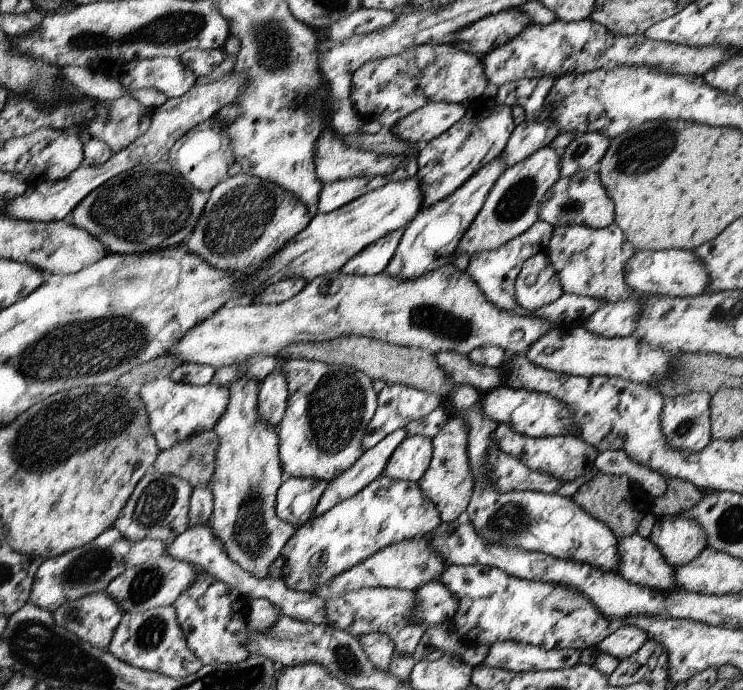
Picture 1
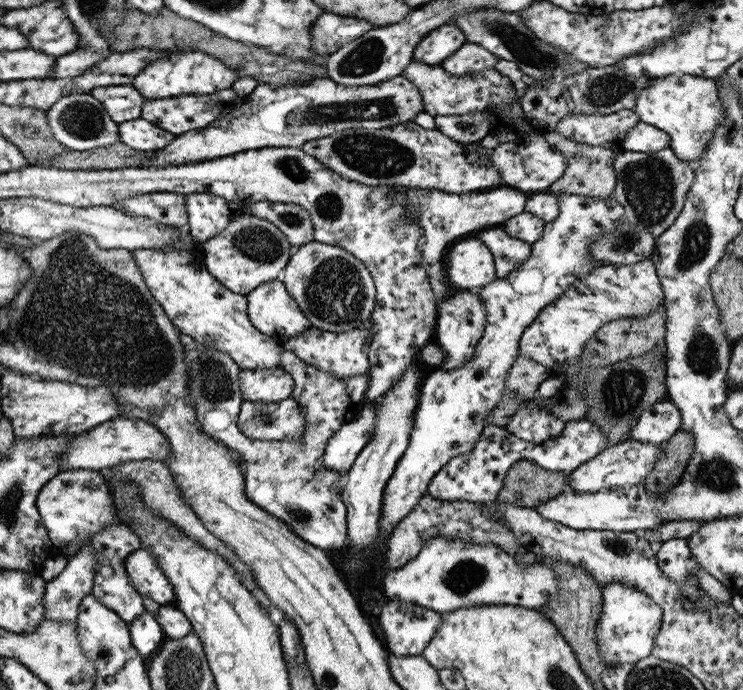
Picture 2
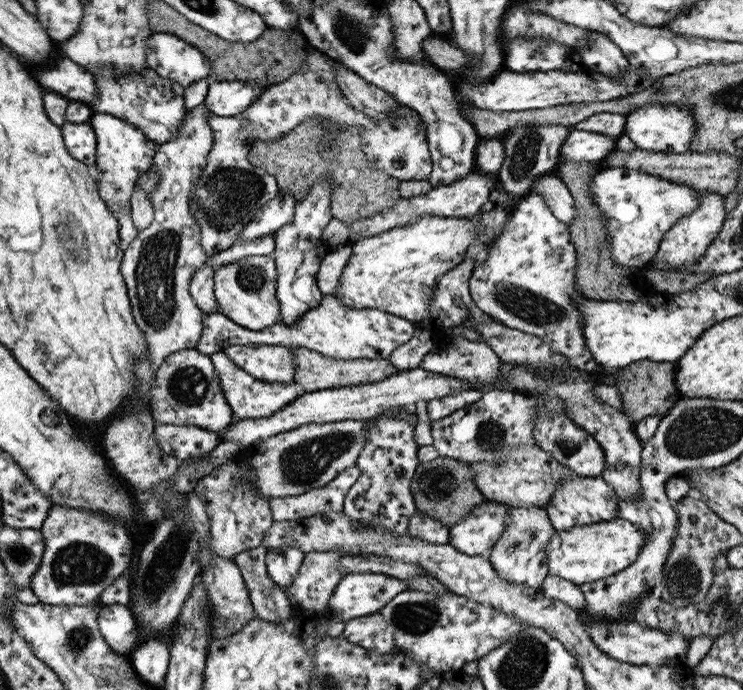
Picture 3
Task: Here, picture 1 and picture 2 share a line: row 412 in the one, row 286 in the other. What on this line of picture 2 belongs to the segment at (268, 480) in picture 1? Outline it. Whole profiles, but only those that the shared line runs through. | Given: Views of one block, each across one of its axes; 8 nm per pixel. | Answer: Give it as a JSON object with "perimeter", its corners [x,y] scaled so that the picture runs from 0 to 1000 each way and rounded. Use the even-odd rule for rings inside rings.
{"perimeter":[[[334,310],[311,317],[300,333],[268,355],[279,394],[306,420],[327,429],[357,409],[378,403],[396,362],[369,325]]]}

